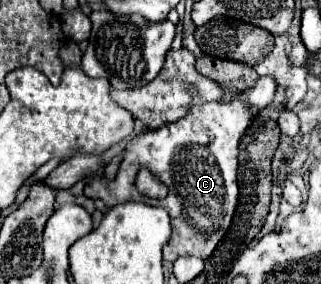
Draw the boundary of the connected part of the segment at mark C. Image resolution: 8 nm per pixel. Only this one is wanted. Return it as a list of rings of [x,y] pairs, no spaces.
[[[259,77],[257,85],[243,91],[233,101],[195,103],[183,119],[163,125],[163,129],[135,137],[123,153],[117,177],[113,181],[105,181],[101,177],[89,179],[87,195],[101,199],[107,207],[119,205],[123,201],[135,201],[135,175],[141,169],[149,169],[169,189],[167,199],[155,203],[169,213],[173,227],[171,239],[163,249],[163,259],[169,263],[181,255],[207,259],[229,229],[237,207],[237,155],[241,137],[249,129],[255,115],[273,103],[275,87],[277,83],[273,77]]]

